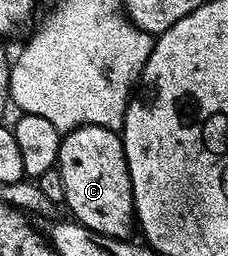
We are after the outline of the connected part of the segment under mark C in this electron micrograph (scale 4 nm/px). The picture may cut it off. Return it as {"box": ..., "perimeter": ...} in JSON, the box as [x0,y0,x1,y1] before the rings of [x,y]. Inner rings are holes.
{"box":[56,124,134,240],"perimeter":[[[89,124],[63,133],[56,162],[66,186],[64,204],[76,215],[73,216],[75,223],[103,236],[113,236],[116,240],[129,239],[134,232],[134,209],[121,133],[115,128]]]}

